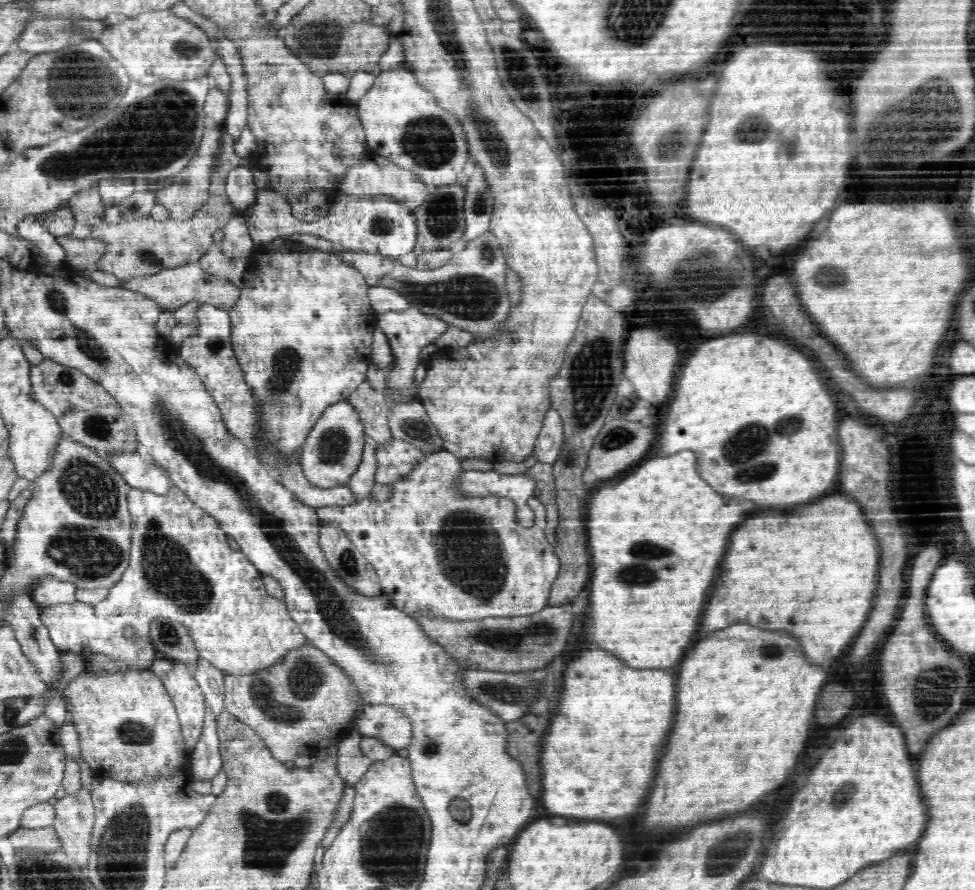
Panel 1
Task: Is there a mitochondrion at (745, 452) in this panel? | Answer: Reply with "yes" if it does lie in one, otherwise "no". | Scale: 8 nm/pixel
yes

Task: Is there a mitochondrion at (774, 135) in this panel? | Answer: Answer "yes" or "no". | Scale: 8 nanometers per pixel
yes

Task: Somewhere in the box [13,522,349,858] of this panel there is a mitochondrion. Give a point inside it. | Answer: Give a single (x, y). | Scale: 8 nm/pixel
(286, 705)

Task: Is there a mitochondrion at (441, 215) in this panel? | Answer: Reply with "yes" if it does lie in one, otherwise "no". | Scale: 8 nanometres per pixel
yes

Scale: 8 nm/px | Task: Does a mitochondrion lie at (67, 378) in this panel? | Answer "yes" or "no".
yes

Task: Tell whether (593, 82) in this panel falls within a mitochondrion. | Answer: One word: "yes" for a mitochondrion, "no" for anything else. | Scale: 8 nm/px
no

